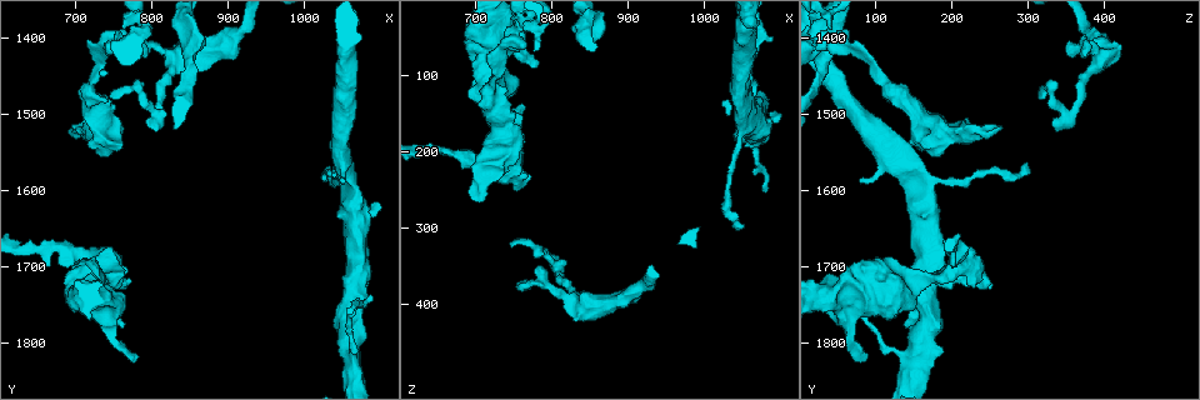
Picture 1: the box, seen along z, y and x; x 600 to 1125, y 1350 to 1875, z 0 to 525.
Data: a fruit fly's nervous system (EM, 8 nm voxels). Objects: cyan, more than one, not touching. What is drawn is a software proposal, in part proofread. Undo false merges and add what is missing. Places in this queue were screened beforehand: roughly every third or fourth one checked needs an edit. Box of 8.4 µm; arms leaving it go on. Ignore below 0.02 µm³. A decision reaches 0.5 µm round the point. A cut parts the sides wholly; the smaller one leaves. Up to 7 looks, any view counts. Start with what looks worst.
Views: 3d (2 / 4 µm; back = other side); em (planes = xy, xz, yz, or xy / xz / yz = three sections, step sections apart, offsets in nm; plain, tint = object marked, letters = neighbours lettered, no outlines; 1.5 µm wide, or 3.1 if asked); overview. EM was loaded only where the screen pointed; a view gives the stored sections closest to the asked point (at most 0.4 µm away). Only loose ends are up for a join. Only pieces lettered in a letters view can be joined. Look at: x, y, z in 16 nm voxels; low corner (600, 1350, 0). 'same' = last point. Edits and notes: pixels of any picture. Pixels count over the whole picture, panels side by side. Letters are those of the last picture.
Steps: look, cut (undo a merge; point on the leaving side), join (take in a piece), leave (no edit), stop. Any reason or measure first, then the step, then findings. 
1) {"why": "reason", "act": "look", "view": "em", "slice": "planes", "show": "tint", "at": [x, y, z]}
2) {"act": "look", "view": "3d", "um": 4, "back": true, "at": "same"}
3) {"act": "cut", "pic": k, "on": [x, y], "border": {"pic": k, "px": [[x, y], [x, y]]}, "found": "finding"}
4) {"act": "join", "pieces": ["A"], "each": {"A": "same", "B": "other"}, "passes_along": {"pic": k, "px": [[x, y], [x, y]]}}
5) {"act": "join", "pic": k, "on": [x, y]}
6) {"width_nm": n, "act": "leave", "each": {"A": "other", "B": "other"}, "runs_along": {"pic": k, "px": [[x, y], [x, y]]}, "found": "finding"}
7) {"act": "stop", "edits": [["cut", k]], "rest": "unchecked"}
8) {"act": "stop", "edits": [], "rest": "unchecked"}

{"why": "free end", "act": "look", "view": "em", "slice": "planes", "show": "tint", "at": [715, 1405, 80]}

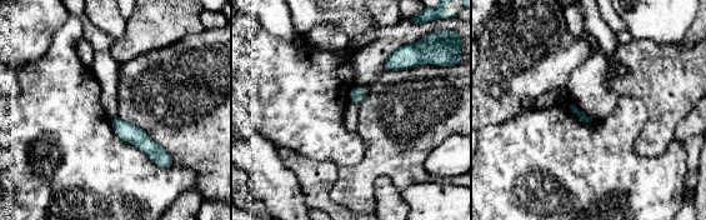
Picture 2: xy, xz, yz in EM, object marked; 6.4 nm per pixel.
{"act": "look", "view": "em", "slice": "planes", "show": "letters", "at": "same"}

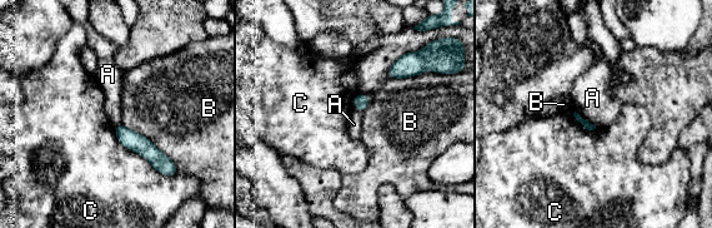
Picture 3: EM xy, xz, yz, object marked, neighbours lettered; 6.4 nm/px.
{"act": "leave", "each": {"A": "other", "B": "other", "C": "other"}, "runs_along": {"pic": 3, "px": [[118, 129], [171, 167]]}, "found": "no lettered piece goes on from it"}

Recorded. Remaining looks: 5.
{"why": "end of a long branch", "act": "look", "view": "em", "um": 3.1, "slice": "planes", "show": "letters", "at": [1050, 1570, 300]}

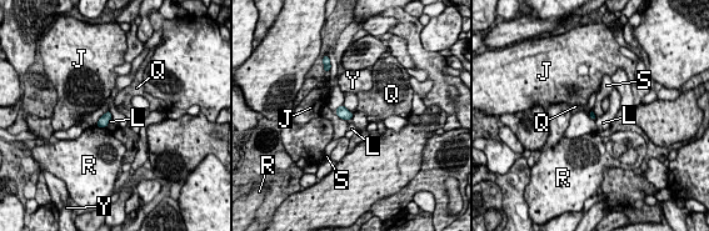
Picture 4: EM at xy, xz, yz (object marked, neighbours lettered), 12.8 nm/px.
{"width_nm": 70, "longest_contact_nm": ["S", 140], "act": "leave", "each": {"J": "other", "L": "other", "Q": "other", "R": "other", "S": "other", "Y": "other"}, "found": "no lettered piece goes on from it"}

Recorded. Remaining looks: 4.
{"why": "thin end", "act": "look", "view": "em", "slice": "planes", "show": "letters", "at": [780, 1820, 85]}

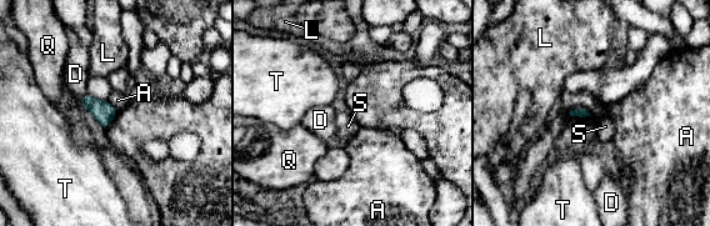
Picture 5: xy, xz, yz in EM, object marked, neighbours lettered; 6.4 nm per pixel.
{"longest_contact_nm": ["A", 150], "act": "leave", "each": {"A": "other", "D": "other", "L": "other", "Q": "other", "S": "other", "T": "other"}, "border": {"pic": 5, "px": [[569, 111], [584, 108], [591, 115]]}, "found": "none of them fits"}

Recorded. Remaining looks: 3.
{"act": "stop", "edits": [], "rest": "unchecked"}

